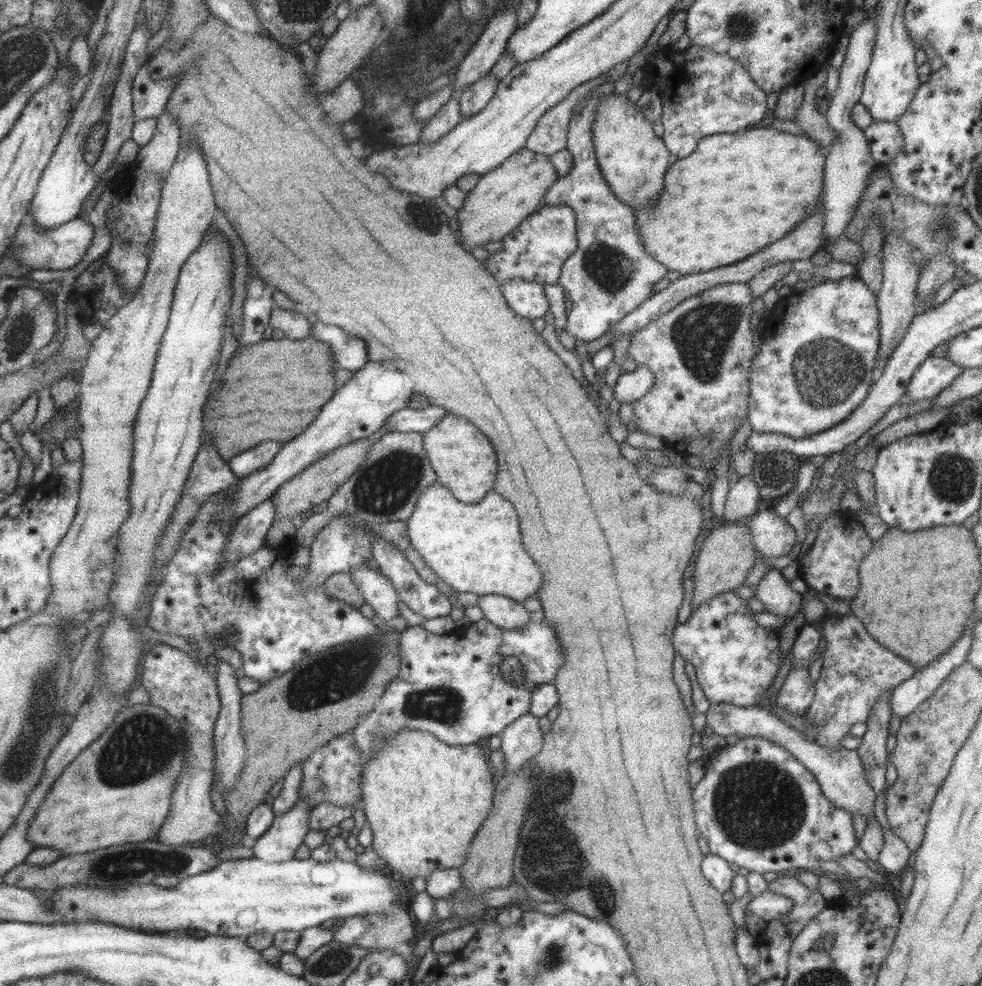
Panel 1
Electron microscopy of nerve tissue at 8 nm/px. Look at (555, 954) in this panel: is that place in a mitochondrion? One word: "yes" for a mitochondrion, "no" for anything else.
yes

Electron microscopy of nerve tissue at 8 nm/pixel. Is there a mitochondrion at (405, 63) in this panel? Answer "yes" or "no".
yes

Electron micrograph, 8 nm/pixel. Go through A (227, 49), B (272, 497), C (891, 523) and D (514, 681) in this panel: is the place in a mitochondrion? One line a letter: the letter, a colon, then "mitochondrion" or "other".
A: other
B: other
C: other
D: other

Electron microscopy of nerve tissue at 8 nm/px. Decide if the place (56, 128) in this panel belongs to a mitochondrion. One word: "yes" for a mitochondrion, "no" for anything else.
no

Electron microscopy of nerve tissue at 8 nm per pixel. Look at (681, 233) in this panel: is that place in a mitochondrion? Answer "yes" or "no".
no

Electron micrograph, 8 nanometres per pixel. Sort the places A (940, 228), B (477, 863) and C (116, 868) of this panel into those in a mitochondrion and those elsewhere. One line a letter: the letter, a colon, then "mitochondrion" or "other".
A: mitochondrion
B: other
C: mitochondrion

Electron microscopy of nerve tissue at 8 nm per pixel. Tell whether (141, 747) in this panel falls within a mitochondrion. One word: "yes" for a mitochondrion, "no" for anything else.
yes

